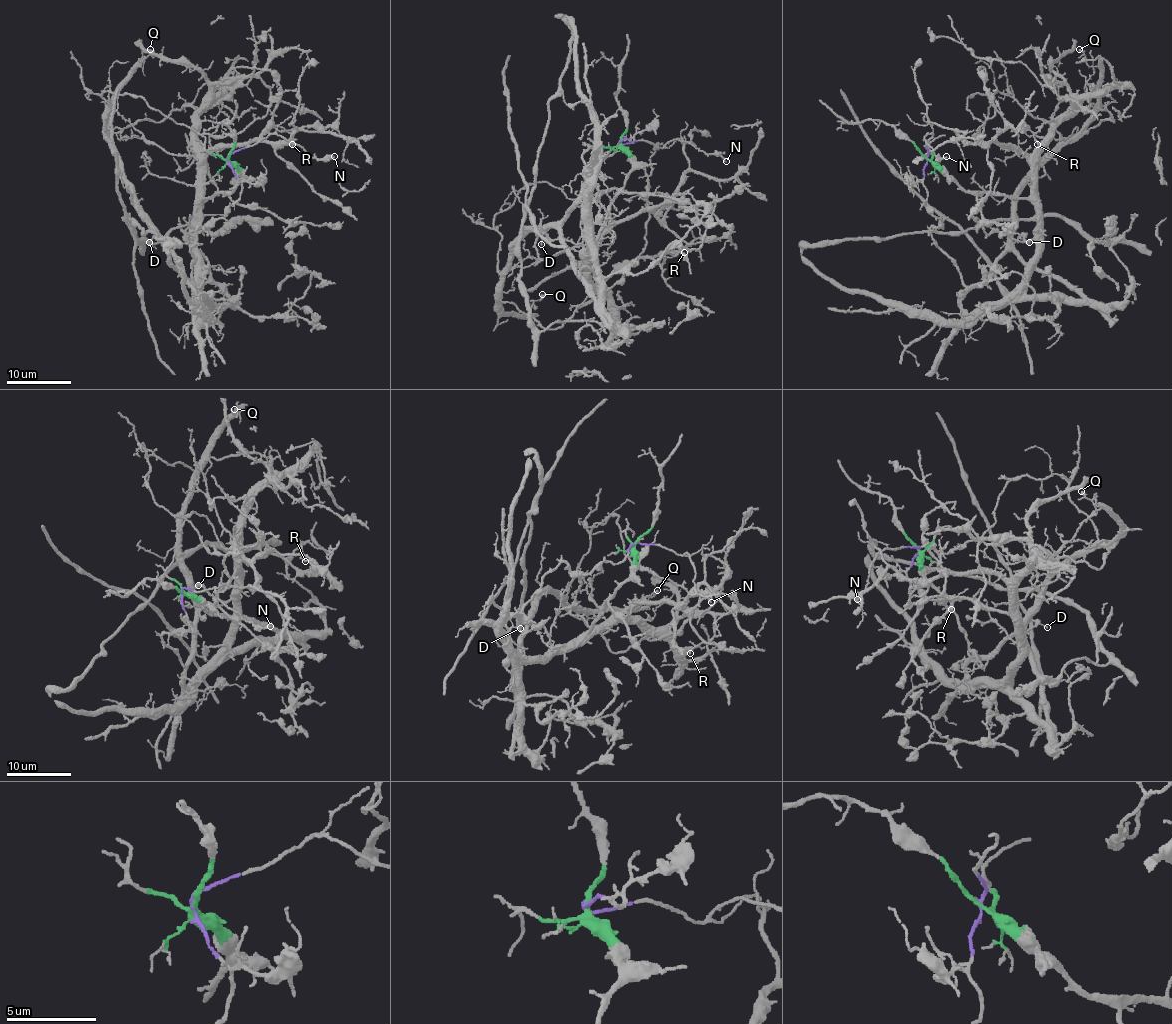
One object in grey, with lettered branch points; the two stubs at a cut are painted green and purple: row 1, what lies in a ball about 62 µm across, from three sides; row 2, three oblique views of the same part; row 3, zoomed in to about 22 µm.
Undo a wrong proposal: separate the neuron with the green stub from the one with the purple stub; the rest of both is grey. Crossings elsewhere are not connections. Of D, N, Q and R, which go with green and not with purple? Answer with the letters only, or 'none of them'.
D, R

